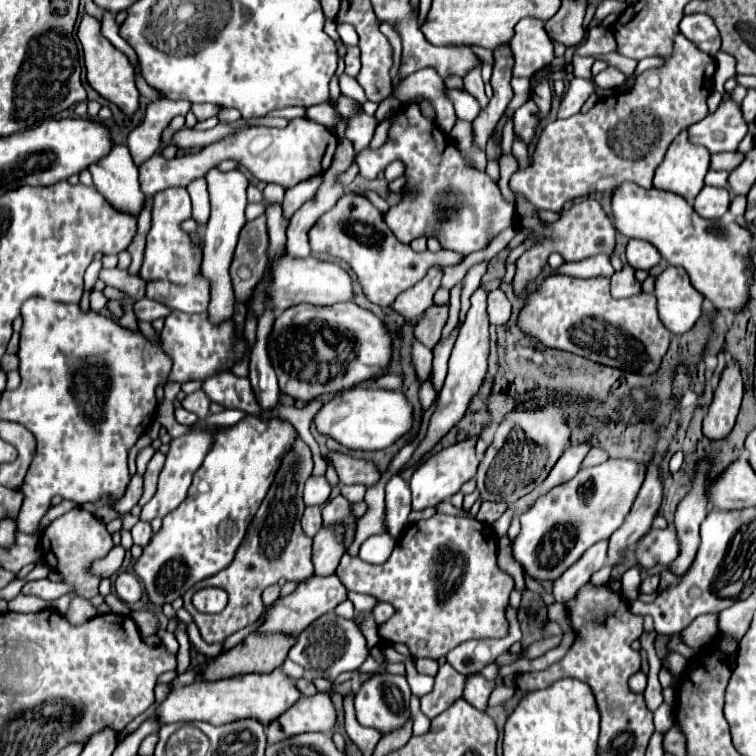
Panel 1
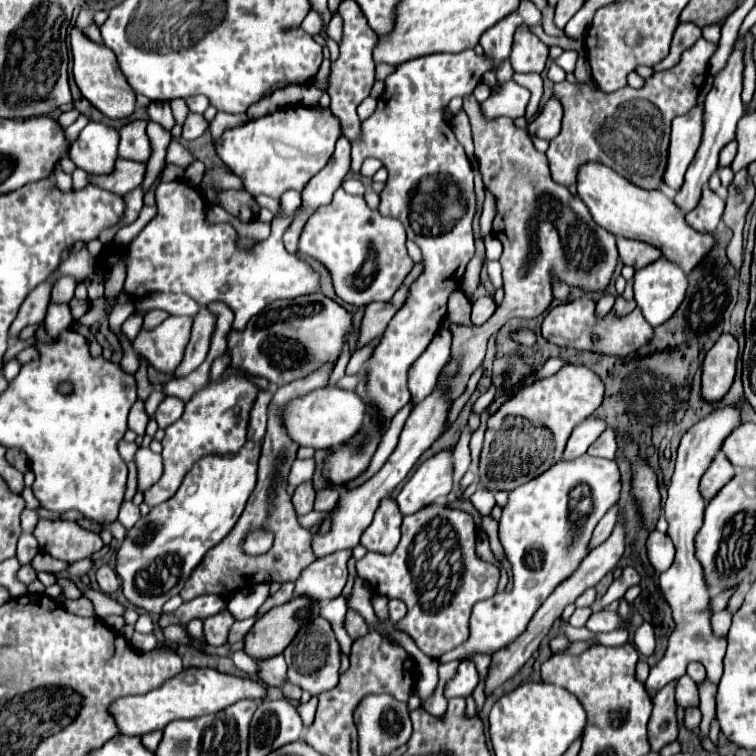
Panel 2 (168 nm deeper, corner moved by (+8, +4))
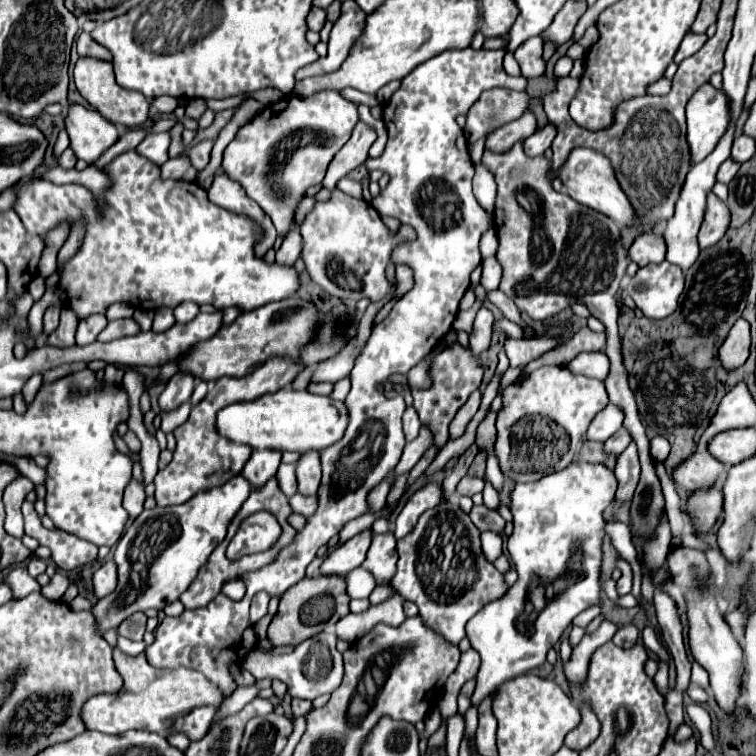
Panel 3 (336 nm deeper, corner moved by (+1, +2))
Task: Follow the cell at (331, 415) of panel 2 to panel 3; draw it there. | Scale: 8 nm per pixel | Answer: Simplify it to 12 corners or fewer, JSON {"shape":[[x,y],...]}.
{"shape":[[292,387],[216,413],[252,449],[322,451],[346,405]]}

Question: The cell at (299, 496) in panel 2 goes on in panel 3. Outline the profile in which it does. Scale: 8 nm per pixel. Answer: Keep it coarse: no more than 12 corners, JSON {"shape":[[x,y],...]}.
{"shape":[[306,451],[296,463],[298,491],[314,497],[320,483],[320,453]]}

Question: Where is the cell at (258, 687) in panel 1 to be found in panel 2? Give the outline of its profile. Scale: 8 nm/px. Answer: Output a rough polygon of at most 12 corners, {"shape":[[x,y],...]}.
{"shape":[[191,667],[111,705],[125,735],[263,699],[249,677]]}

